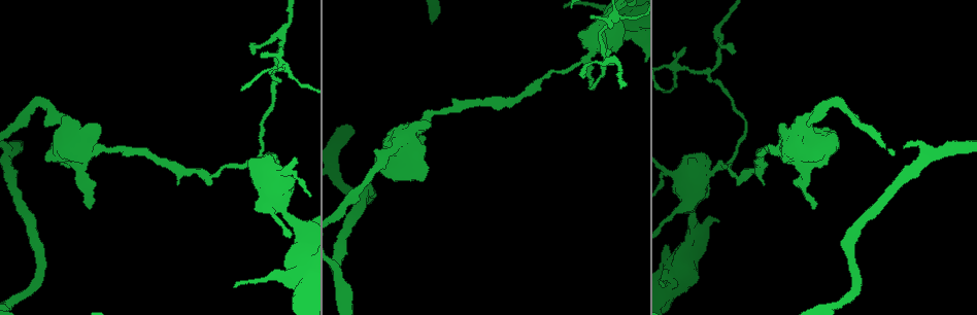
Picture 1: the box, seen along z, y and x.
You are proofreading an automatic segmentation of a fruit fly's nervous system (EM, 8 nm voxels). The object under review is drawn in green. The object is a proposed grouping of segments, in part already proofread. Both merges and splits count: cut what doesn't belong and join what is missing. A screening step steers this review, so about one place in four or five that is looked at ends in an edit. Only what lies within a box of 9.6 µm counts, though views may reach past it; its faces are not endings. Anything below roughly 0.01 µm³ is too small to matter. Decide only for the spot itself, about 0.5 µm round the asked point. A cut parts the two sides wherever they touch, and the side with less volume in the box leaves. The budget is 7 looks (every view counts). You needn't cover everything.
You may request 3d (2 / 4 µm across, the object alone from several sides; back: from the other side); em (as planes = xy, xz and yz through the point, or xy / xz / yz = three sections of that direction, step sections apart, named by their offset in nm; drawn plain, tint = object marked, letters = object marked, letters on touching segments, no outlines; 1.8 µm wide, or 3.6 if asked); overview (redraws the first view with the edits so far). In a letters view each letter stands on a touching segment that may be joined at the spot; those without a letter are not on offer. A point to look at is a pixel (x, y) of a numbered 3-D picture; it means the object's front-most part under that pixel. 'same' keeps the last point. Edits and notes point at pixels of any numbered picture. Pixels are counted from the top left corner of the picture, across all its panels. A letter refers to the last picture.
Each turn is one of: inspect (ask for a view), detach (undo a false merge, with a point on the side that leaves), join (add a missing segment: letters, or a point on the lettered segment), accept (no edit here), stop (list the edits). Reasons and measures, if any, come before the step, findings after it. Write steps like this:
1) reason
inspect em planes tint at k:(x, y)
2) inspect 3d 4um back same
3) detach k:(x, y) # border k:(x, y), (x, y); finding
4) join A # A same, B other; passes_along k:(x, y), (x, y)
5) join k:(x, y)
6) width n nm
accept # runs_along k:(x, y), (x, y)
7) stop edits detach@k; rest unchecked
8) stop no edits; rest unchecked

stops while still wide
inspect 3d 4um at 1:(288, 285)

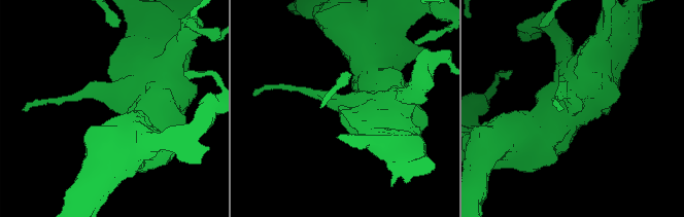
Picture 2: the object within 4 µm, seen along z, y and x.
inspect em xy step 4 letters at 2:(112, 106)

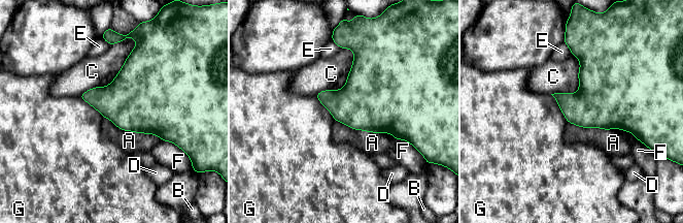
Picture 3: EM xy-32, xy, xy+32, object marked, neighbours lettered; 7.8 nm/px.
another direction
inspect em planes letters same

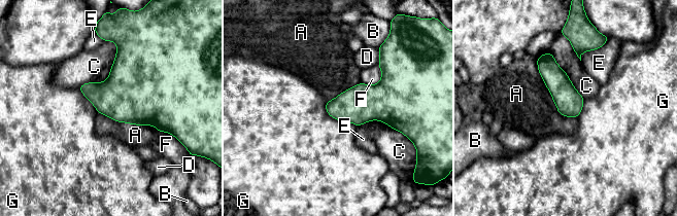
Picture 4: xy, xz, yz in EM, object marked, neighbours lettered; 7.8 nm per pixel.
accept # A other, B other, C other, D other, E other, F other, G other; border 4:(536, 58), (556, 110), (577, 118); no lettered segment goes on from it

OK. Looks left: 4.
small branch off a trunk
inspect em xy step 16 letters at 1:(428, 119)

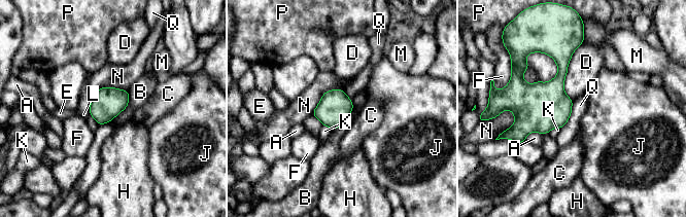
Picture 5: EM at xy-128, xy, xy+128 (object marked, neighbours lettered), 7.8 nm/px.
width 160 nm
accept # A other, B other, C other, D other, E other, F other, H other, J other, K other, L other, M other, N other, P other, Q other; border 5:(573, 100), (571, 115), (559, 129); one cell here

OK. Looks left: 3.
abrupt turn
inspect em xy step 16 tint at 1:(611, 61)

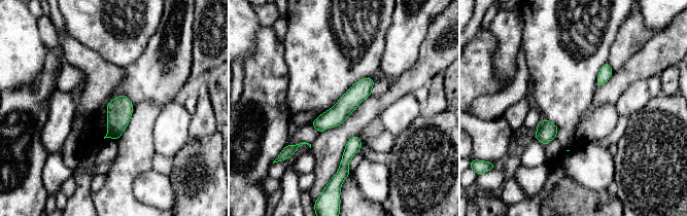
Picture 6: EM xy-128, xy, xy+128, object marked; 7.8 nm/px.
inspect em planes letters same

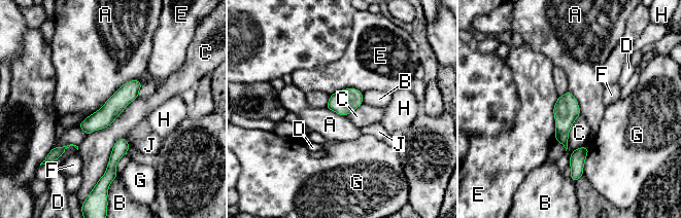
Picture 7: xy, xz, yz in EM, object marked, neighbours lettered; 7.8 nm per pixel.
accept # A other, B other, C other, D other, E other, F other, G other, H other, J other; border 7:(134, 78), (125, 82), (88, 116); one cell here

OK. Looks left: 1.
stop no edits; rest unchecked

